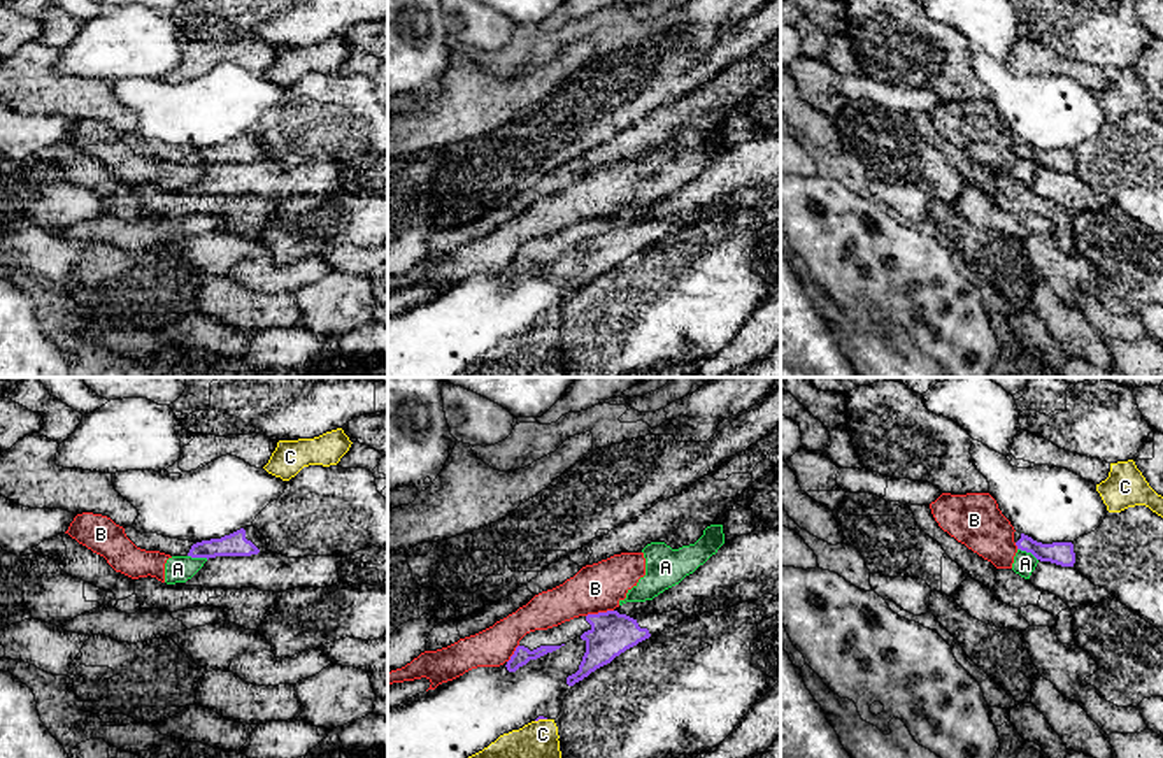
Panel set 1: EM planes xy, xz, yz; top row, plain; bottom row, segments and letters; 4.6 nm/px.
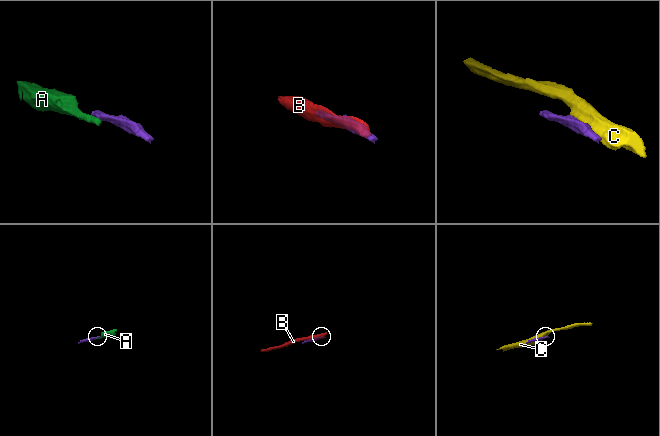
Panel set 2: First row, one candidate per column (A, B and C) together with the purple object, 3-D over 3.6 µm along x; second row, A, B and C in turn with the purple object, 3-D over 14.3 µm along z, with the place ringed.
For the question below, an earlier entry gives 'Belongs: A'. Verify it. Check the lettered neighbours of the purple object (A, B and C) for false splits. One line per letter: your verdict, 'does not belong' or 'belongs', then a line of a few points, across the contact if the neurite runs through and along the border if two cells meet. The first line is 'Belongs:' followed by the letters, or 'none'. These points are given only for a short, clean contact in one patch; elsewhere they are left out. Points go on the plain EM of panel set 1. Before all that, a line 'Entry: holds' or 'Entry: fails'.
Entry: fails
Belongs: none
A: does not belong; line yz (1018, 155), (1037, 167)
B: does not belong
C: does not belong

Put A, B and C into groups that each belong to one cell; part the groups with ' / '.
A B / C

